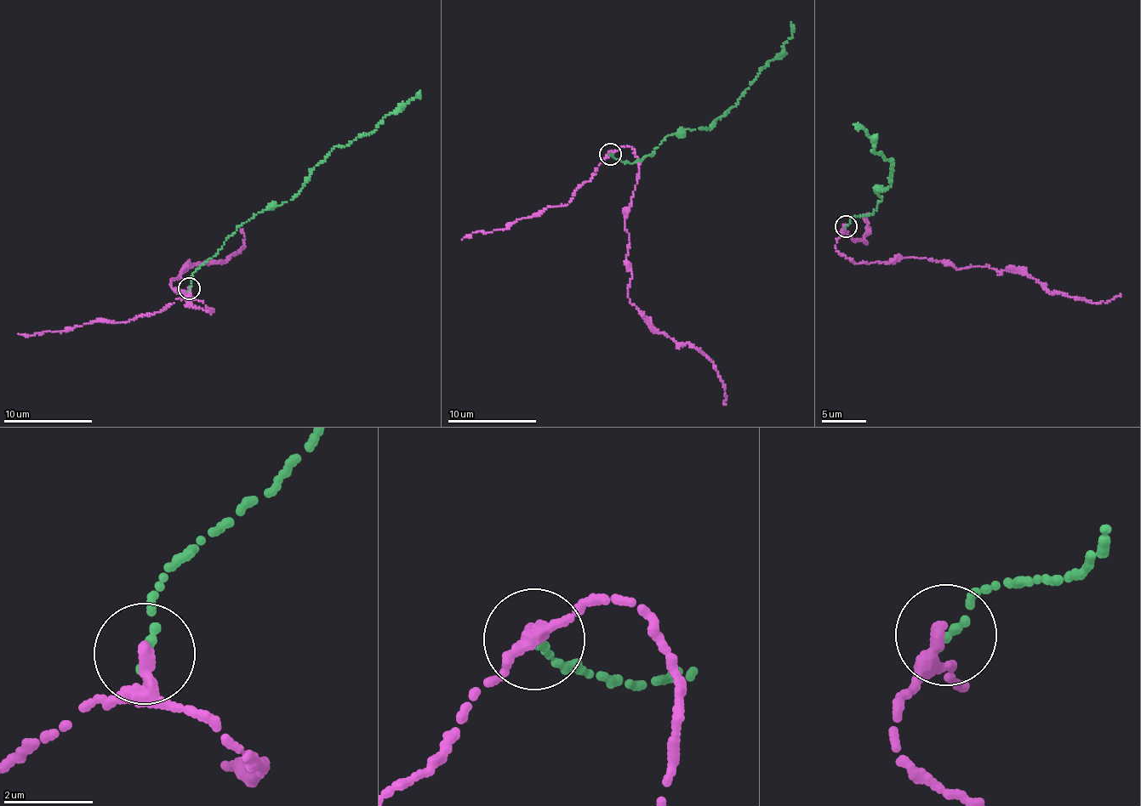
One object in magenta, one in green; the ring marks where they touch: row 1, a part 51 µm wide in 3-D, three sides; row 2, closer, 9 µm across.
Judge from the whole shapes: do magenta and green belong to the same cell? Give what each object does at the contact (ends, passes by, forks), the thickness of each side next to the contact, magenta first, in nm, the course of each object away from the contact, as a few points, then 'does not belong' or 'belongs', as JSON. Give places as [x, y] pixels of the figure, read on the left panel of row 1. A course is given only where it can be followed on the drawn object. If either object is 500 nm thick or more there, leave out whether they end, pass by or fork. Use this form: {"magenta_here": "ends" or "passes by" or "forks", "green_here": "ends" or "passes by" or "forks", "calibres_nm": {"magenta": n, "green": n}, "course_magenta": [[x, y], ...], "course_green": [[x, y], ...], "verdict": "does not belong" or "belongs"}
{"magenta_here": "passes by", "green_here": "ends", "calibres_nm": {"magenta": 260, "green": 200}, "course_magenta": [[190, 289], [210, 314], [192, 307], [185, 291], [169, 284], [194, 265], [219, 263], [238, 252], [242, 229]], "course_green": [[190, 289], [196, 269], [236, 228], [259, 212], [293, 199], [311, 169], [329, 152], [374, 130], [419, 94]], "verdict": "belongs"}

